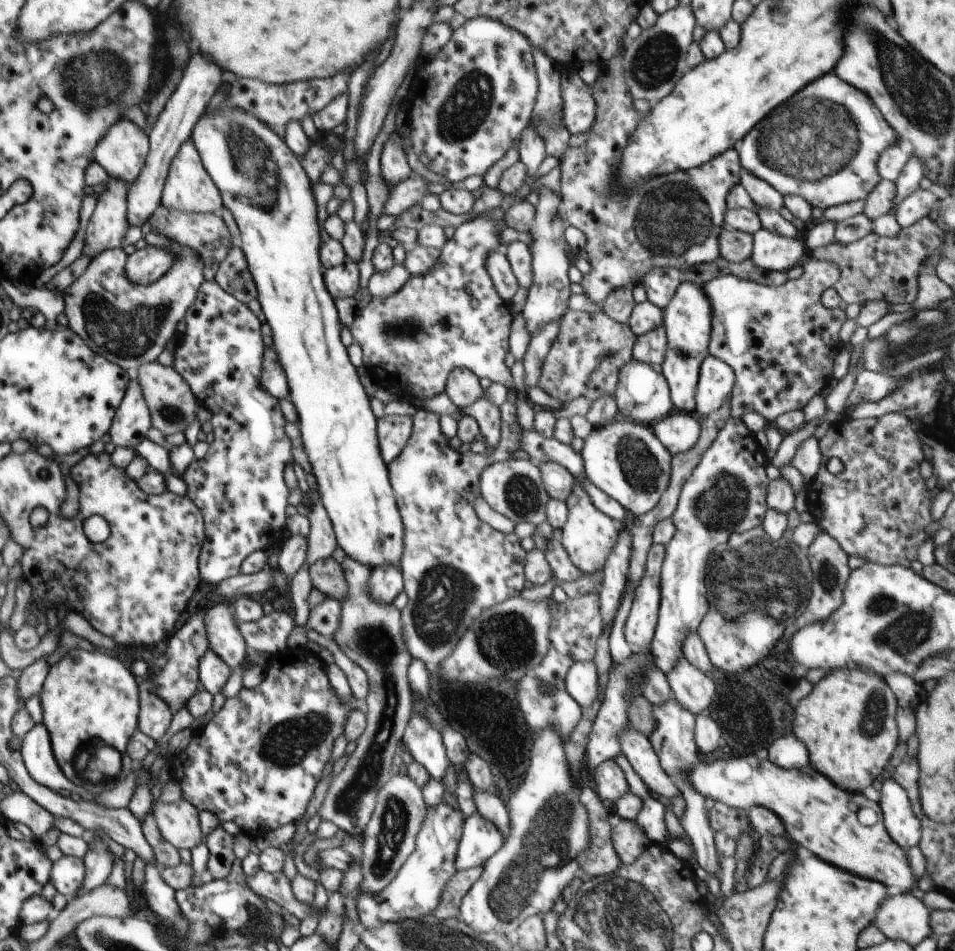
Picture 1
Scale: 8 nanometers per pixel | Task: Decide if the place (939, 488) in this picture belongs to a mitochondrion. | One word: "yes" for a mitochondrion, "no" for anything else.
no

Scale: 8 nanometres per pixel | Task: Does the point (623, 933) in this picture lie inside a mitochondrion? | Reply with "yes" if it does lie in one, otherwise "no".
yes

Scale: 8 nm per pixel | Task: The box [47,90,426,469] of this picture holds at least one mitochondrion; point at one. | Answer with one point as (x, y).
(129, 333)

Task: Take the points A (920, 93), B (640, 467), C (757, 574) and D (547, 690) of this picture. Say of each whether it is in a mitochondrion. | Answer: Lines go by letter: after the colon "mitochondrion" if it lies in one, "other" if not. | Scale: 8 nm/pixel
A: mitochondrion
B: mitochondrion
C: mitochondrion
D: mitochondrion

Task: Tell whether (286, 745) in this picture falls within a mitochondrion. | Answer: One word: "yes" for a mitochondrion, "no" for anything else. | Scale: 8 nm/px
yes

